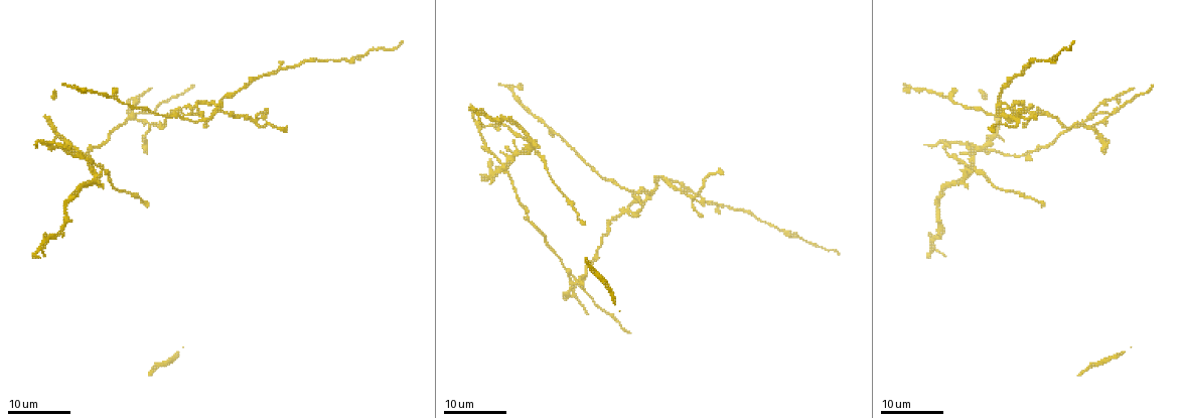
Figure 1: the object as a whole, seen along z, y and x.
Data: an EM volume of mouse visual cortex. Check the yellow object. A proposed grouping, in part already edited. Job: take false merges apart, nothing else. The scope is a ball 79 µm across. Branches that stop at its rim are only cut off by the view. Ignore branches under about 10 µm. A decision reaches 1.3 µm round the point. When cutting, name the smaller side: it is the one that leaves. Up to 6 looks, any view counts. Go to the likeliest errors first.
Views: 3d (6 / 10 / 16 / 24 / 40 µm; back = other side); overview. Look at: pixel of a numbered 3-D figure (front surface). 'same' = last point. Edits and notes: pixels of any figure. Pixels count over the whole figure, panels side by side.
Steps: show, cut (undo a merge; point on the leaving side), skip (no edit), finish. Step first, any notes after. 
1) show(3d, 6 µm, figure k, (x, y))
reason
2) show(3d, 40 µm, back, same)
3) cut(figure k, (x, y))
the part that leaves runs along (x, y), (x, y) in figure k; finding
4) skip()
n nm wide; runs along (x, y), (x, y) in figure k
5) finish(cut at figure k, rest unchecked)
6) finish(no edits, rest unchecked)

show(3d, 24 µm, figure 1, (133, 113))
a fork

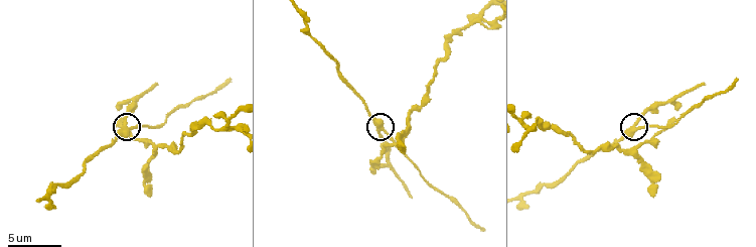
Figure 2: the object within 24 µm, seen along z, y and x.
show(3d, 6 µm, figure 2, (382, 129))
closer look

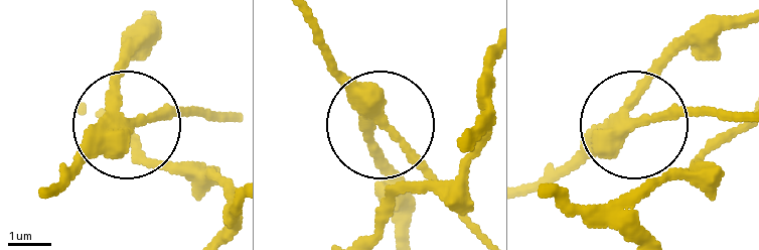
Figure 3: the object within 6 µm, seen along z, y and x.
skip()
290 nm wide; runs along (526, 193), (645, 124), (707, 116) in figure 3; all the same cell

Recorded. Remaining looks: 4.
show(3d, 16 µm, figure 1, (504, 163))
looks like a crossing

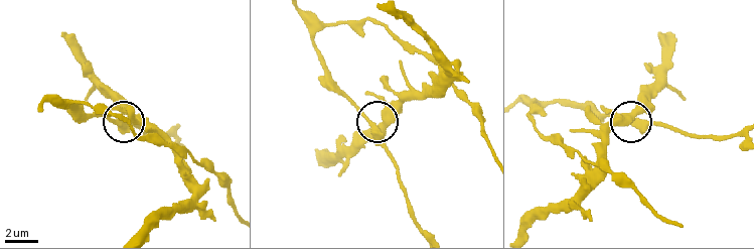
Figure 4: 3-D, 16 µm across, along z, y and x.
show(3d, 10 µm, figure 4, (375, 125))
zoom in

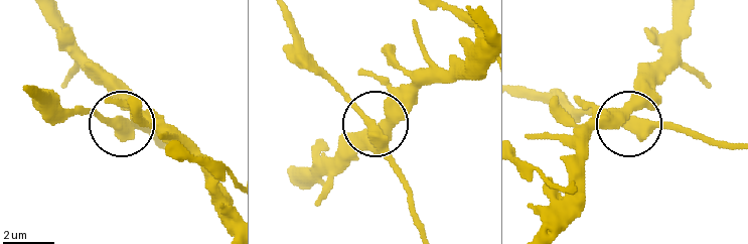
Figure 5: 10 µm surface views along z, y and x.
show(3d, 10 µm, back, figure 5, (370, 123))

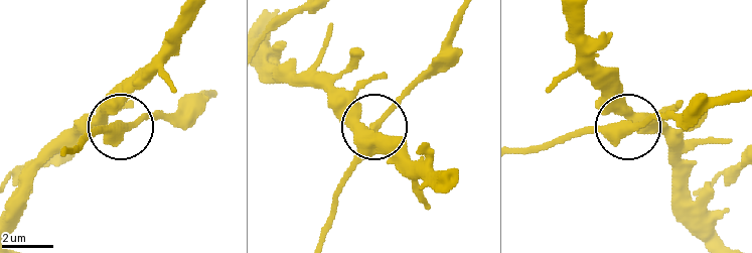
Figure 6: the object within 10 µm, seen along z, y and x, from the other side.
skip()
all the same cell

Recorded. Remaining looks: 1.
finish(no edits, rest unchecked)

